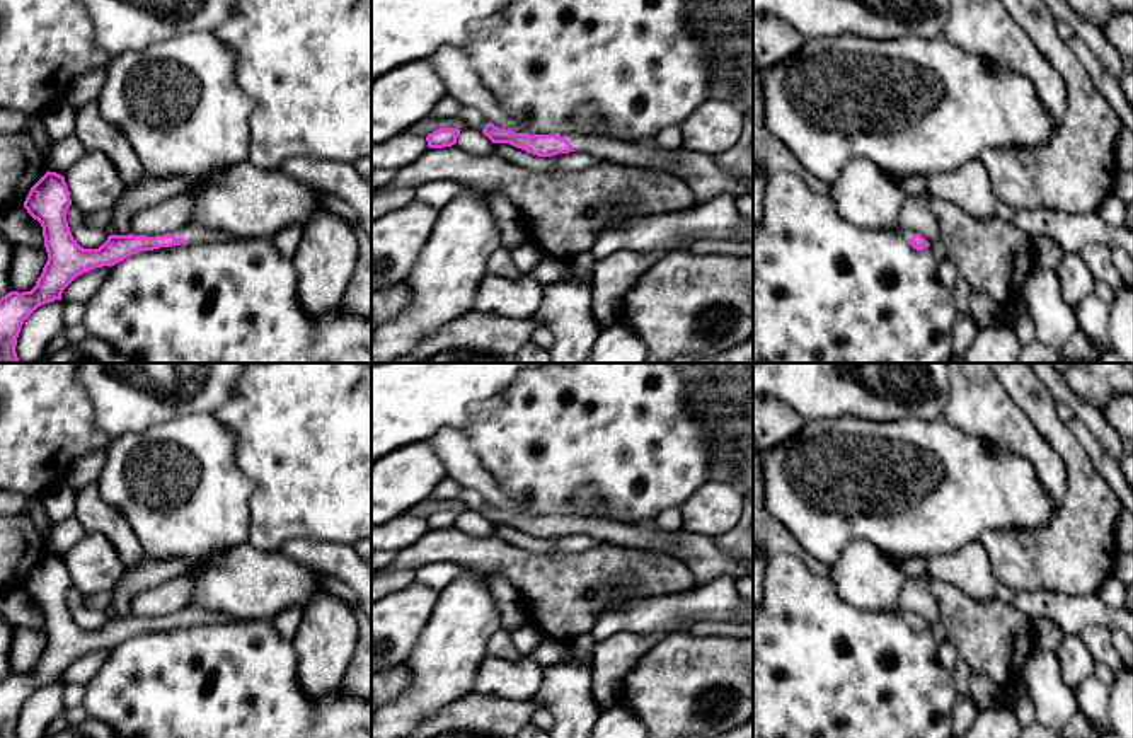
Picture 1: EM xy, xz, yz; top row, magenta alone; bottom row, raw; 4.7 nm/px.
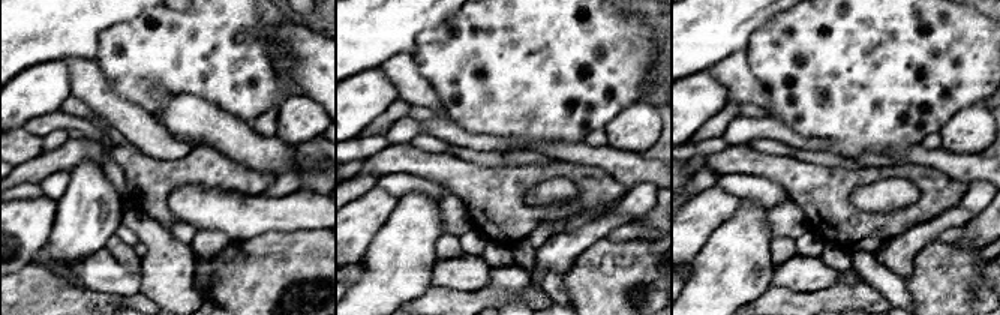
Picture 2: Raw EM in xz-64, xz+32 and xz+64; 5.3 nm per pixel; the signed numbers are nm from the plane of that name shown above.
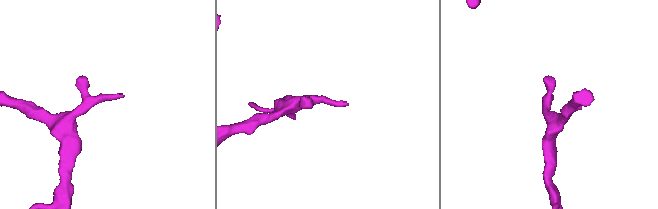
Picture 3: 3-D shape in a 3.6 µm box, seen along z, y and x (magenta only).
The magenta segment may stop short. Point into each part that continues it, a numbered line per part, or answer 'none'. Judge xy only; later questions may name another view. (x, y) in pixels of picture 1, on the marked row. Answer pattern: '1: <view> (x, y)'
1: xy (193, 234)

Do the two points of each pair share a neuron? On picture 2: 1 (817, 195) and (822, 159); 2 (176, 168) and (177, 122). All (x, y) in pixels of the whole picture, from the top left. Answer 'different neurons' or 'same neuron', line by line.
1: different neurons
2: different neurons

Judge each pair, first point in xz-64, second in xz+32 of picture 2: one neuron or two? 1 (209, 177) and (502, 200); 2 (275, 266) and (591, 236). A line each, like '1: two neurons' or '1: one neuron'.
1: one neuron
2: two neurons

